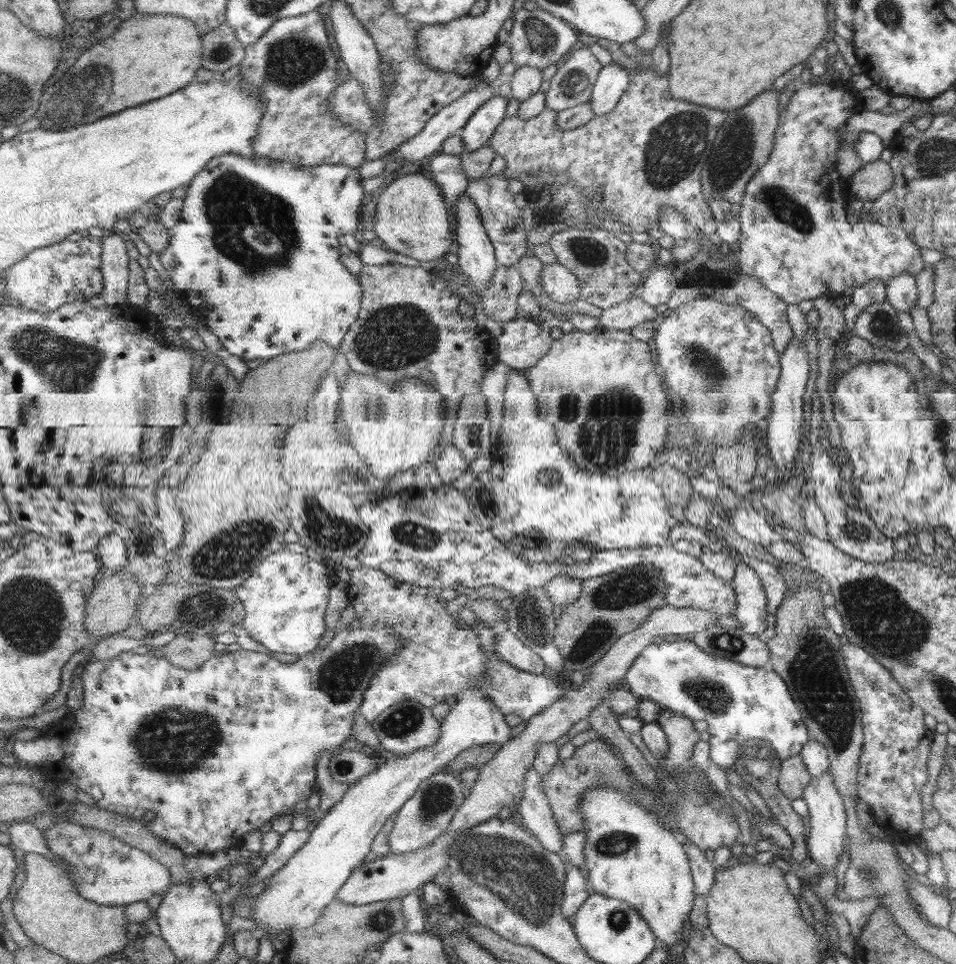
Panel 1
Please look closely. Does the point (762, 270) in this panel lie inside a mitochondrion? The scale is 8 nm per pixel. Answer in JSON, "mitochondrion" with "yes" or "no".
{"mitochondrion":"no"}

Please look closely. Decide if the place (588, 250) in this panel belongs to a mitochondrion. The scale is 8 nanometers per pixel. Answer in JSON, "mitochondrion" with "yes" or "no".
{"mitochondrion":"yes"}

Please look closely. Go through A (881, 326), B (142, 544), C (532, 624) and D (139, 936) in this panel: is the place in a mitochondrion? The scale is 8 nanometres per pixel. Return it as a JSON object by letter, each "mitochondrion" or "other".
{"A":"mitochondrion","B":"other","C":"mitochondrion","D":"other"}

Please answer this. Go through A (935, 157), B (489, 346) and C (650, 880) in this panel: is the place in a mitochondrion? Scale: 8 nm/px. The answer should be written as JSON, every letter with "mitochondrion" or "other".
{"A":"mitochondrion","B":"other","C":"other"}

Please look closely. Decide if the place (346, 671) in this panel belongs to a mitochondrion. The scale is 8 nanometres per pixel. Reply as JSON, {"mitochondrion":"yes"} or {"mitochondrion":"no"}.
{"mitochondrion":"yes"}

